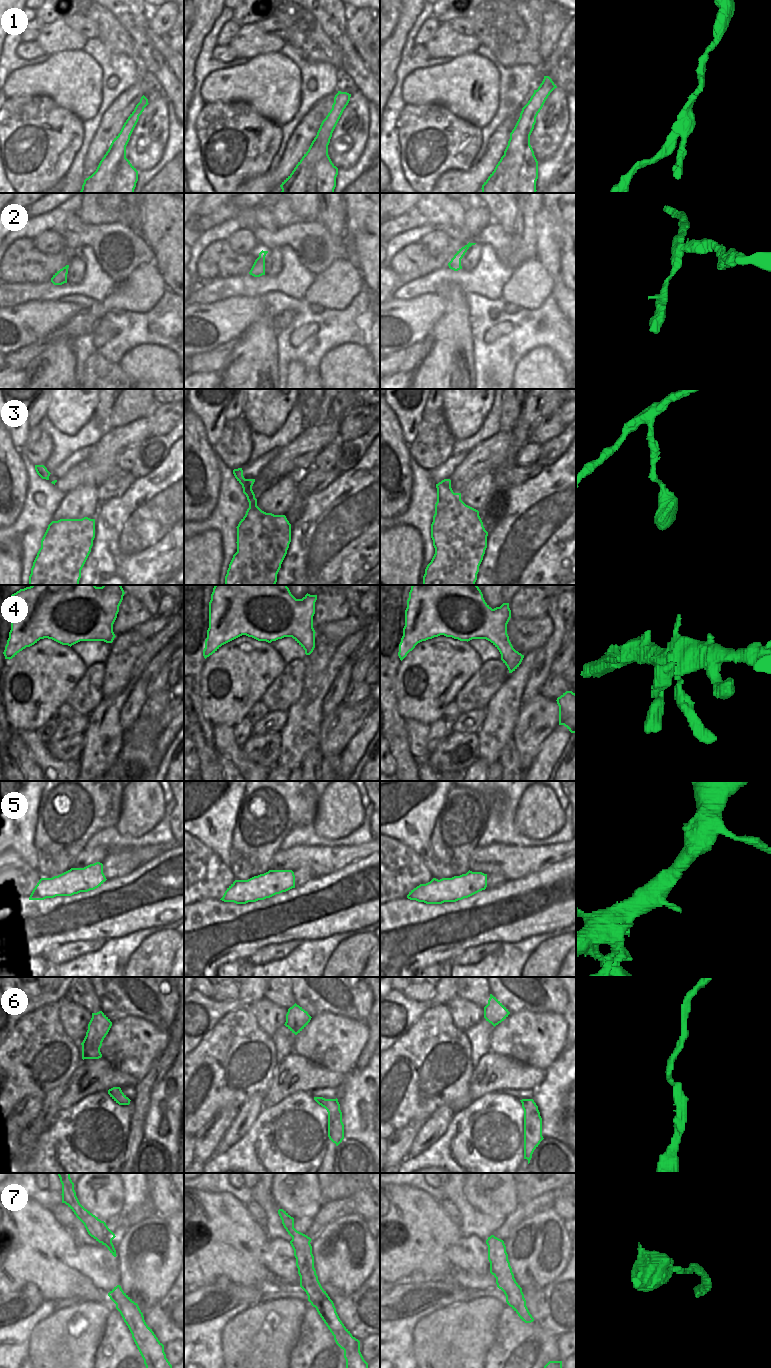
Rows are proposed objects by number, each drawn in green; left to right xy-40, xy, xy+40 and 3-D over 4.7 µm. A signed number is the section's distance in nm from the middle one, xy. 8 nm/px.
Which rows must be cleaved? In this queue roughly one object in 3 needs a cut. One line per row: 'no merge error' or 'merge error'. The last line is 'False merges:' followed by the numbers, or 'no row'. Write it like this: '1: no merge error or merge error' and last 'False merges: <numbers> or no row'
1: merge error
2: no merge error
3: no merge error
4: no merge error
5: no merge error
6: no merge error
7: no merge error
False merges: 1

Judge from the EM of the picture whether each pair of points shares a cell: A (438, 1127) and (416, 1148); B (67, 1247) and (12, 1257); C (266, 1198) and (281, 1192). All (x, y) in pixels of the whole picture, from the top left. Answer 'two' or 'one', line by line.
A: one
B: one
C: two

